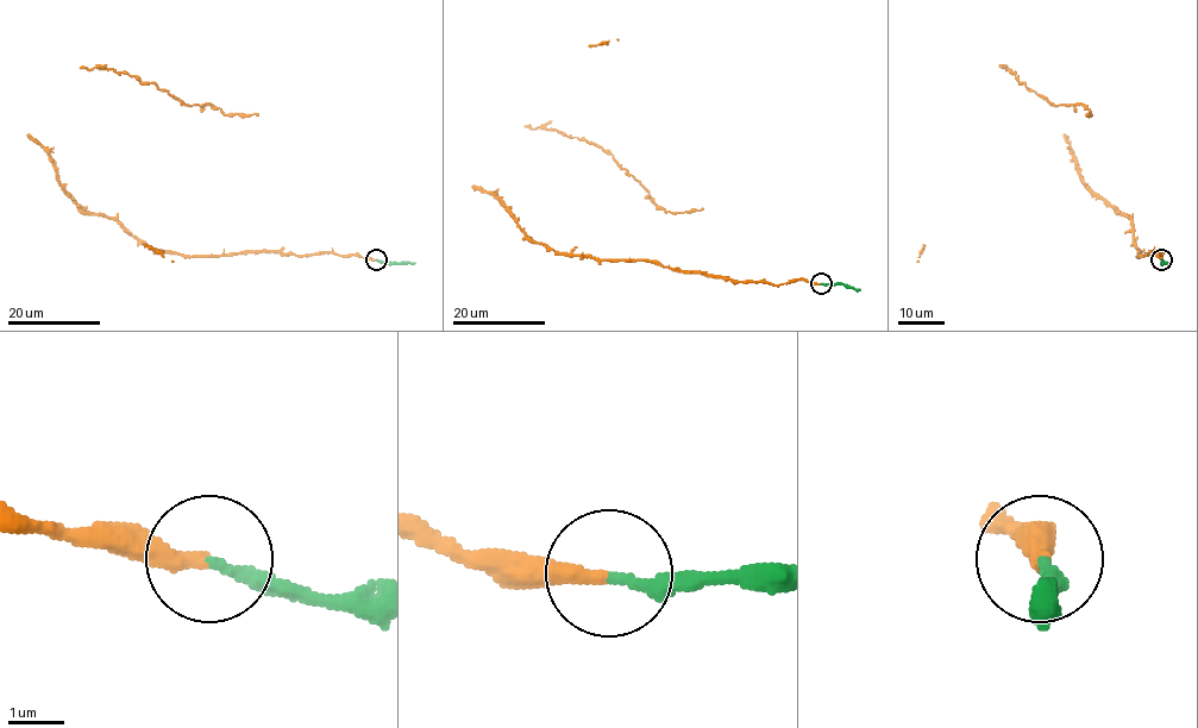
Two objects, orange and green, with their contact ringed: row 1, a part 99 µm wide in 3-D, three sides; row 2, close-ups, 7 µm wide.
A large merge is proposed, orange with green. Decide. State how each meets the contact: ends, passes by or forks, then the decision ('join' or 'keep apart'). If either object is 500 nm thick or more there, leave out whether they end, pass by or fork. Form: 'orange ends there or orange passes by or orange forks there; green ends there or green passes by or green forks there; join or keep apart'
orange ends there; green ends there; join

